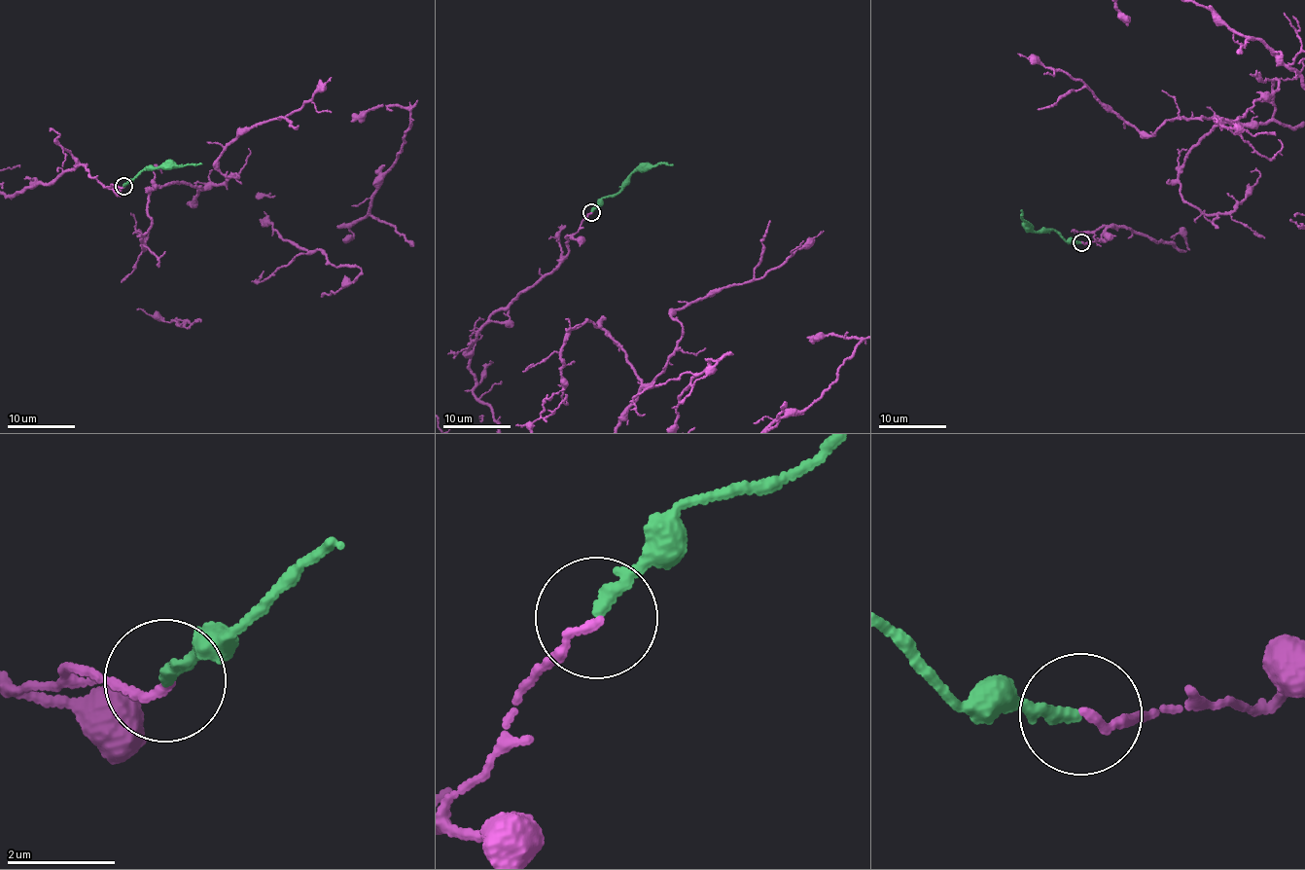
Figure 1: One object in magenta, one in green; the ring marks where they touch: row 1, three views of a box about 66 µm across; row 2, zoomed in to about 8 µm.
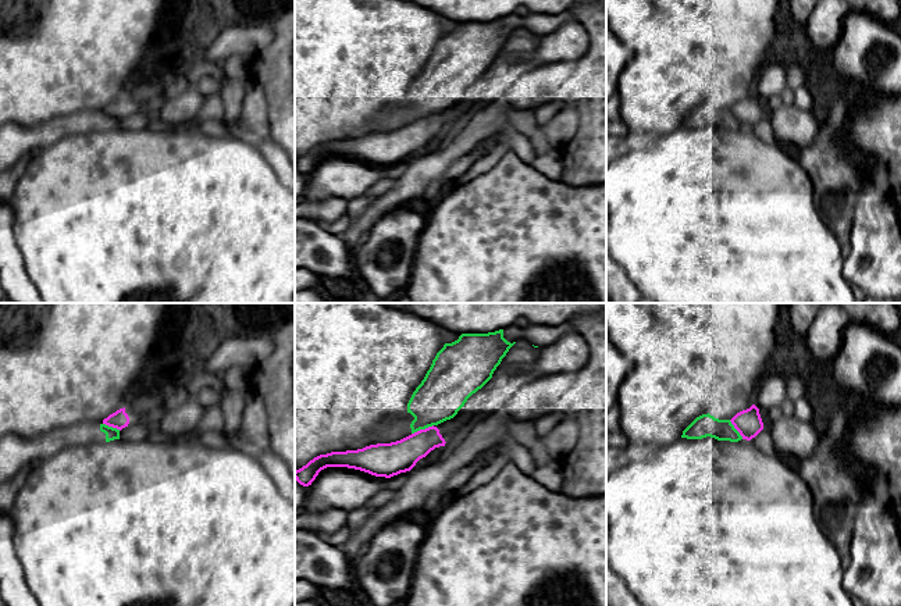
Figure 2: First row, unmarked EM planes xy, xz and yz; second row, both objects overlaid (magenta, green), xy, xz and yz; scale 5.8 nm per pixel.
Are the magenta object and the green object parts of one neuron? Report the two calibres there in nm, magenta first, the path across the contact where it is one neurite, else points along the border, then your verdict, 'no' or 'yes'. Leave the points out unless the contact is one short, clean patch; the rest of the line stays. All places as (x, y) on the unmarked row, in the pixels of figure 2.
calibres 190 and 280 nm; no

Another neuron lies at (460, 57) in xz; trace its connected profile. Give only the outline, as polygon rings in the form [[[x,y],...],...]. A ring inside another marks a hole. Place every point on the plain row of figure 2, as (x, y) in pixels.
[[[503,18],[488,22],[462,22],[457,29],[445,32],[437,42],[421,72],[407,92],[407,104],[389,110],[371,132],[400,129],[420,118],[438,114],[453,107],[467,88],[481,78],[491,67],[502,47],[516,31],[503,26]]]

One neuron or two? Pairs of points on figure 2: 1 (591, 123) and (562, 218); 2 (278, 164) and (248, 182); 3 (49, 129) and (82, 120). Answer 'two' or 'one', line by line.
1: two
2: two
3: one

